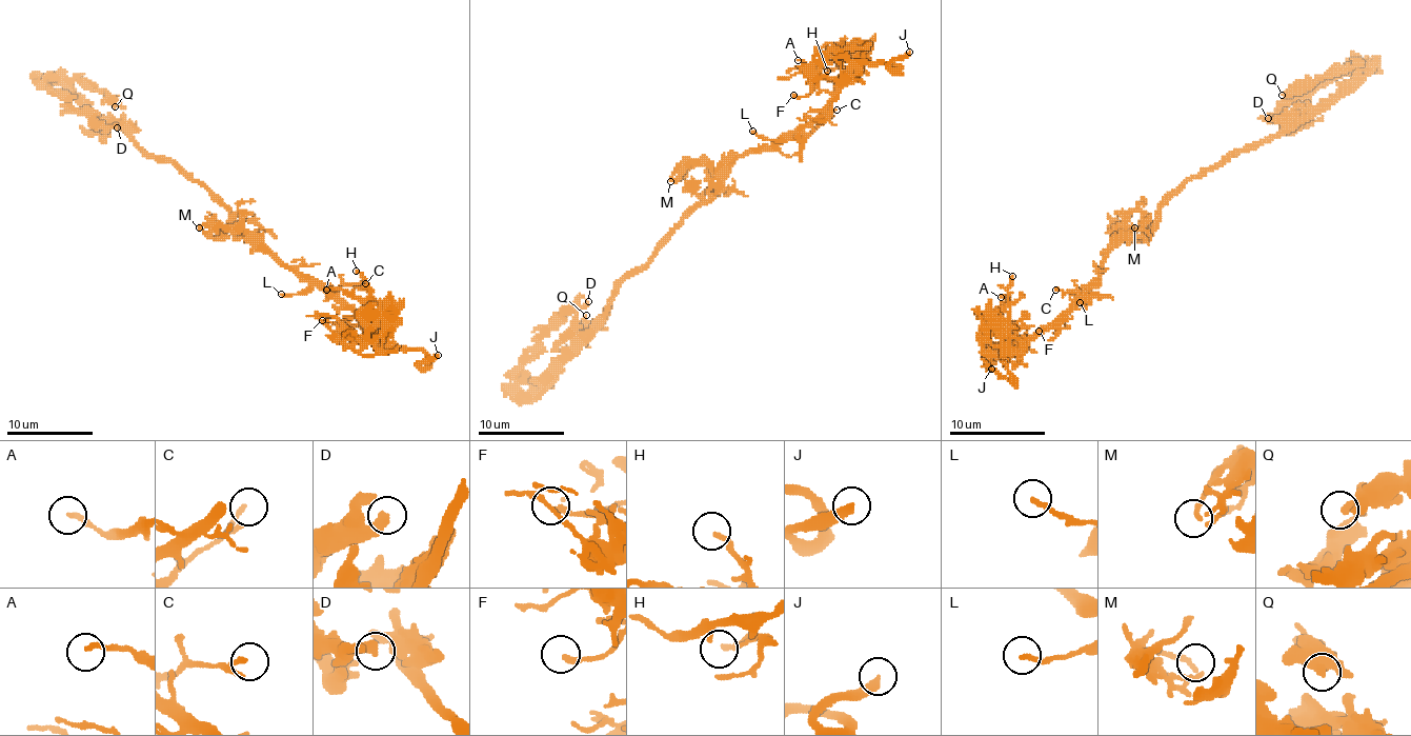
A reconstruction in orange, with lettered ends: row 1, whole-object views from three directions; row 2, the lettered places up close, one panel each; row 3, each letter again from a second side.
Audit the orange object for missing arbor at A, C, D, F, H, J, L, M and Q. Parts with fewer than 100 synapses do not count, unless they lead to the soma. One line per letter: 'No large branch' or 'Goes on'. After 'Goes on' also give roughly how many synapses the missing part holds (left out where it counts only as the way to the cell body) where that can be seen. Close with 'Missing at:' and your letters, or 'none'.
A: No large branch
C: No large branch
D: No large branch
F: No large branch
H: No large branch
J: Goes on
L: No large branch
M: No large branch
Q: No large branch
Missing at: J

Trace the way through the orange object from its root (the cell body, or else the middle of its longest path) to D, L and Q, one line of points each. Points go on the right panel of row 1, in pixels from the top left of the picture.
D: (1180, 190), (1227, 156), (1270, 140), (1296, 114), (1317, 111), (1355, 71), (1349, 63), (1268, 118)
L: (1180, 190), (1146, 233), (1120, 235), (1110, 244), (1089, 299), (1080, 302)
Q: (1180, 190), (1227, 156), (1270, 140), (1296, 114), (1317, 111), (1355, 68), (1334, 65), (1282, 95)

